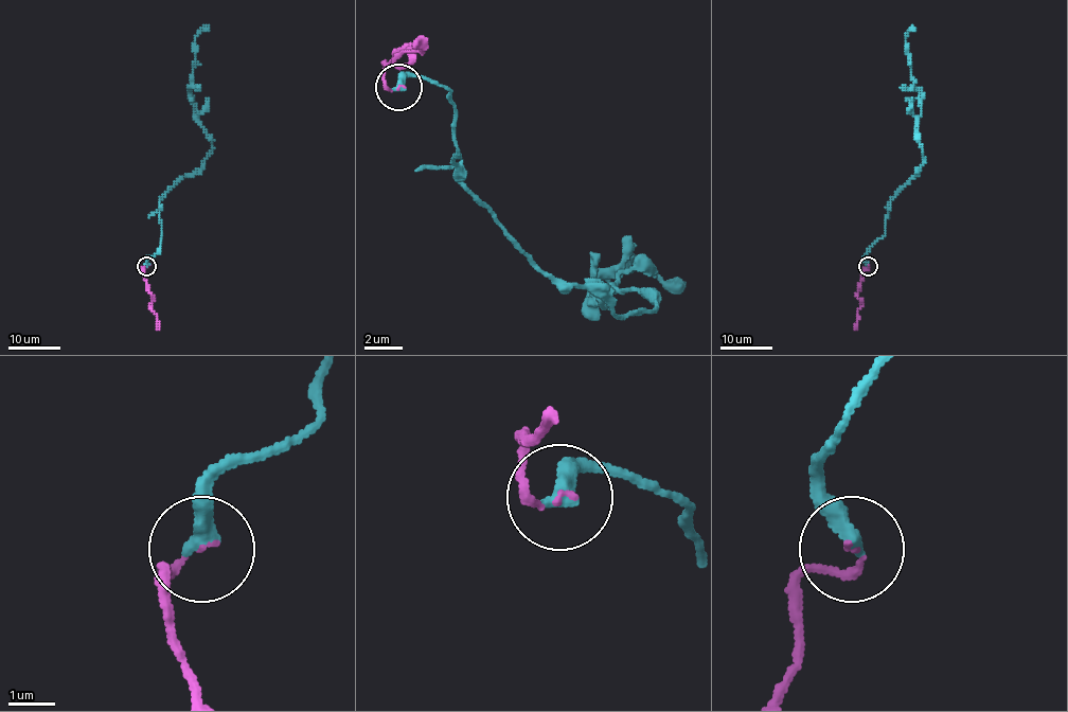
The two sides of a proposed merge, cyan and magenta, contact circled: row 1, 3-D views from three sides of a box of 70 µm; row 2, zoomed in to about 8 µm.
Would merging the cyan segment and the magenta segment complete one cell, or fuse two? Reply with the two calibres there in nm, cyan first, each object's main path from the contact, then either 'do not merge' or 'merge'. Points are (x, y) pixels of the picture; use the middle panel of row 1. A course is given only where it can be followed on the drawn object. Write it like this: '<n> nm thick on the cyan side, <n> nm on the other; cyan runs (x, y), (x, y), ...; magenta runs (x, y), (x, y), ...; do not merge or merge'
400 nm thick on the cyan side, 110 nm on the other; cyan runs (397, 86), (449, 92), (457, 184), (543, 270), (619, 314), (658, 305), (593, 304), (629, 256), (684, 285); magenta runs (397, 86), (387, 86), (383, 72), (392, 56), (411, 47), (398, 65), (402, 50), (423, 50), (414, 39); merge

